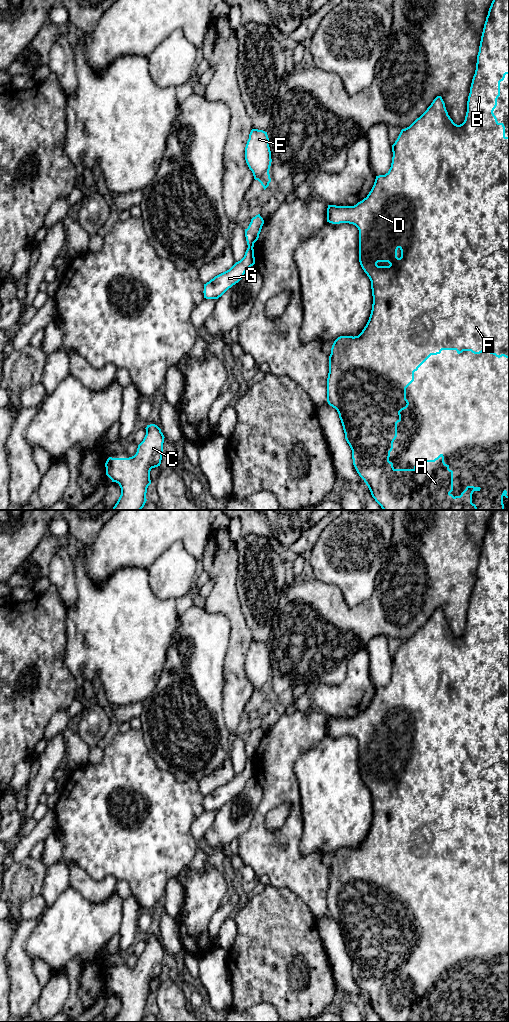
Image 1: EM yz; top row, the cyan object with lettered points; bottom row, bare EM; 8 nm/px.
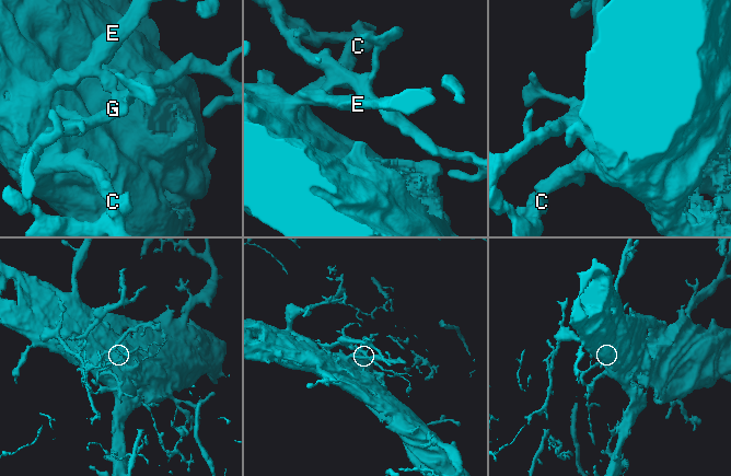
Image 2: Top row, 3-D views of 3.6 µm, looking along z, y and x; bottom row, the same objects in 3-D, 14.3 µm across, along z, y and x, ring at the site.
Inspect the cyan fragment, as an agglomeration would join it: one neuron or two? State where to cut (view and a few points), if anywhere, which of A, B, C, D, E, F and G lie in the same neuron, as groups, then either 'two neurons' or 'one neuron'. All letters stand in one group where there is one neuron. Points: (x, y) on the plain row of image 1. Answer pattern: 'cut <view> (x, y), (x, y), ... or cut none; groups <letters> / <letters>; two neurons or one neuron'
cut yz (248, 758), (252, 759); groups A B C D E F / G; two neurons

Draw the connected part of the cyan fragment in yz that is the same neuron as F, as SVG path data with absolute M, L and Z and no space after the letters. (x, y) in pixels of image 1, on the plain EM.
M494 510L484 536L475 586L472 591L467 613L467 624L462 636L457 637L448 627L441 608L437 608L427 622L409 639L402 641L392 657L392 675L385 687L376 688L374 697L362 713L354 718L328 717L327 734L349 735L359 742L359 774L371 793L373 808L369 832L358 848L340 848L331 860L329 885L327 890L327 914L339 926L345 951L352 962L353 977L368 998L372 1009L383 1022L478 1022L472 1015L474 1003L480 999L467 998L460 1008L453 1008L453 983L444 974L443 966L434 972L420 972L413 981L395 981L389 973L393 954L397 949L397 935L400 924L409 917L406 900L414 893L414 884L431 868L442 862L456 862L458 866L471 863L480 866L488 862L490 866L509 871L509 649L505 648L505 638L497 633L493 623L500 608L500 594L509 586L509 510Z

